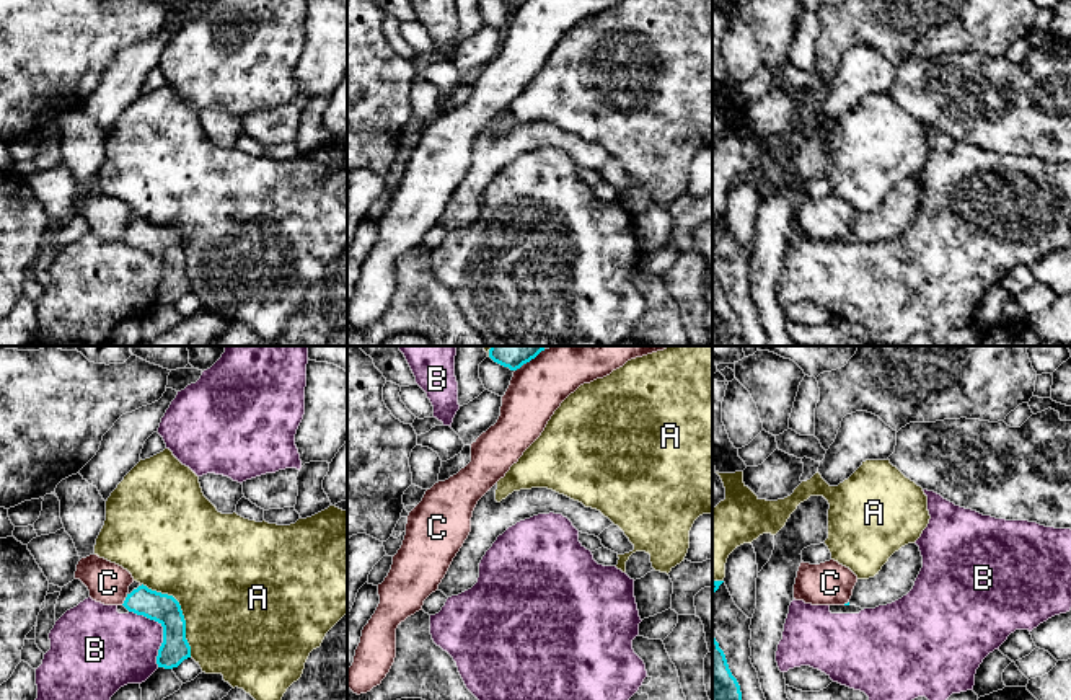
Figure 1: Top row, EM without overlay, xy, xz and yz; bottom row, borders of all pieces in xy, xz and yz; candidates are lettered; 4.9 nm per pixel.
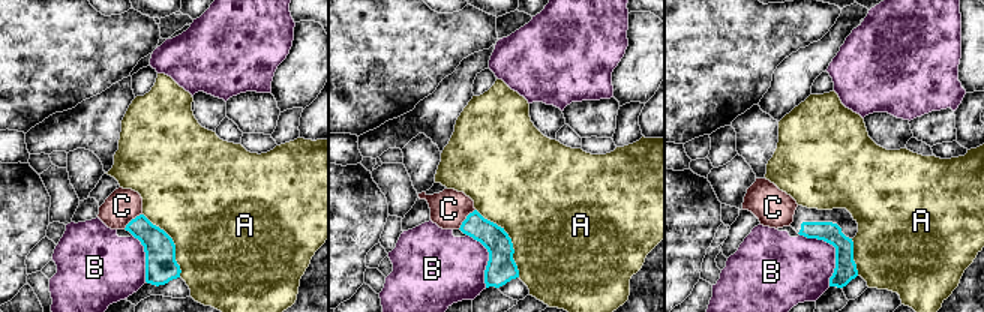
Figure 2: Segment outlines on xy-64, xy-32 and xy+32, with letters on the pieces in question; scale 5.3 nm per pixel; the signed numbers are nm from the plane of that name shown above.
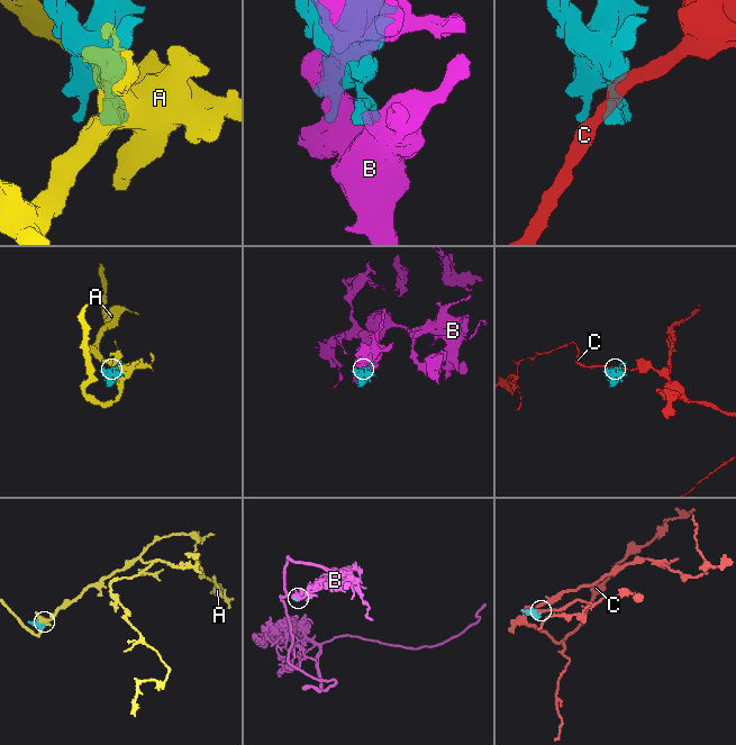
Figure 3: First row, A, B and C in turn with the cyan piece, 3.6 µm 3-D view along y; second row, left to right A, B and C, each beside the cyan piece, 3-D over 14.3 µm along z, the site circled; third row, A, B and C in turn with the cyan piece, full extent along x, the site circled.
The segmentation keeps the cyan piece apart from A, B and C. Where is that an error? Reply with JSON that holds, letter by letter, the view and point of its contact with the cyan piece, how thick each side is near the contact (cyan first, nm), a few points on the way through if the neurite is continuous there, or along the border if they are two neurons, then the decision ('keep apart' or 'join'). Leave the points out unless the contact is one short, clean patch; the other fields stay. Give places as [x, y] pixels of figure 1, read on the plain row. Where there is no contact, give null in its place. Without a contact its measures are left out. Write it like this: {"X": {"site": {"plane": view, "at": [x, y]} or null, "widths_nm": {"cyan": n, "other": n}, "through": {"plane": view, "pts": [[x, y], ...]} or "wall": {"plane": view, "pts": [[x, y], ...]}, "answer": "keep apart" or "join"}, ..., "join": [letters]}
{"A": {"site": {"plane": "xy", "at": [181, 247]}, "widths_nm": {"cyan": 150, "other": 500}, "answer": "keep apart"}, "B": {"site": {"plane": "xy", "at": [163, 265]}, "widths_nm": {"cyan": 150, "other": 360}, "answer": "keep apart"}, "C": {"site": {"plane": "xy", "at": [126, 234]}, "widths_nm": {"cyan": 150, "other": 200}, "answer": "keep apart"}, "join": []}

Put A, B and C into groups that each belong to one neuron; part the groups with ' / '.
A / B / C

